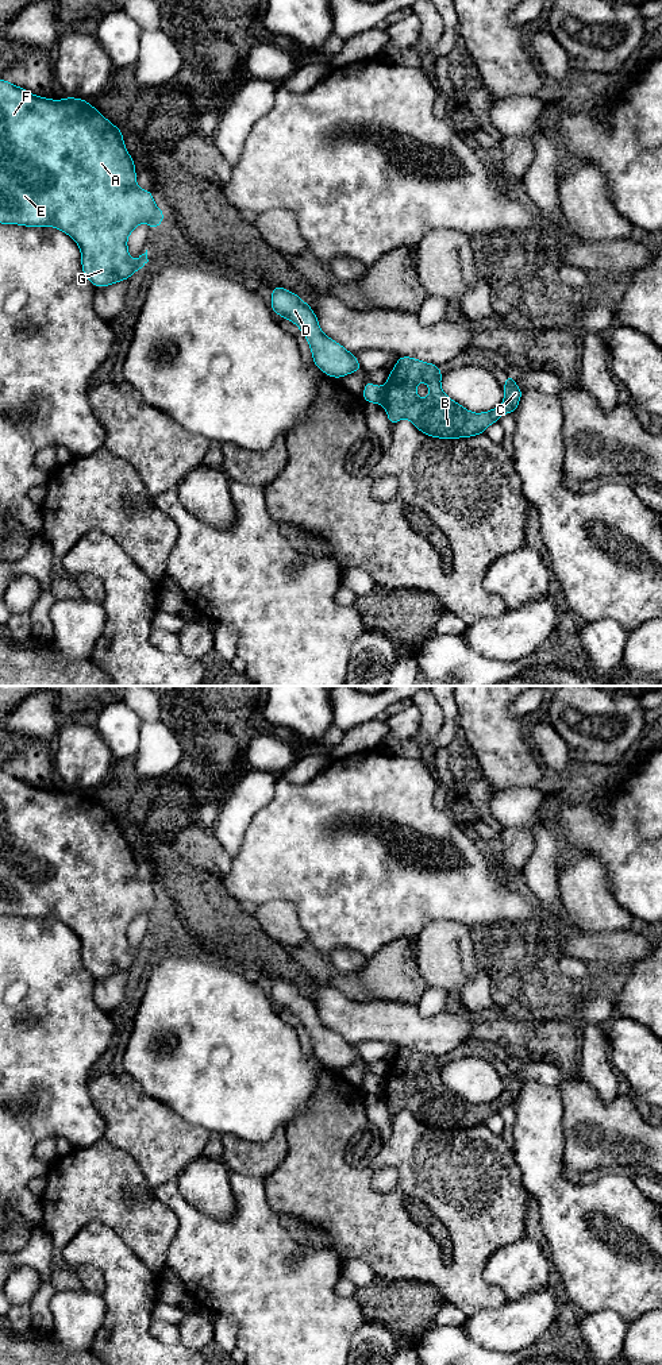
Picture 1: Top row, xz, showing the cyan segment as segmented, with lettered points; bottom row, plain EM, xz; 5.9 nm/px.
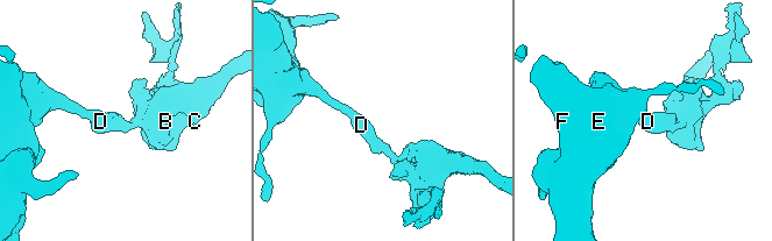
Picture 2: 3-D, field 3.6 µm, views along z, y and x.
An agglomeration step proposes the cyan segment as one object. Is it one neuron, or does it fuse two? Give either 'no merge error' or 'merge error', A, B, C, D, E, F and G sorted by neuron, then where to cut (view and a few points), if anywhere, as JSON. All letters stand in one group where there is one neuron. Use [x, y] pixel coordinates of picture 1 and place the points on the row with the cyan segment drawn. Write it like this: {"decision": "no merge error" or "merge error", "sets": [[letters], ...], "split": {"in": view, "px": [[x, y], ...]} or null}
{"decision": "merge error", "sets": [["A", "D", "E", "F", "G"], ["B", "C"]], "split": {"in": "xz", "px": [[383, 388], [383, 400], [380, 403]]}}

